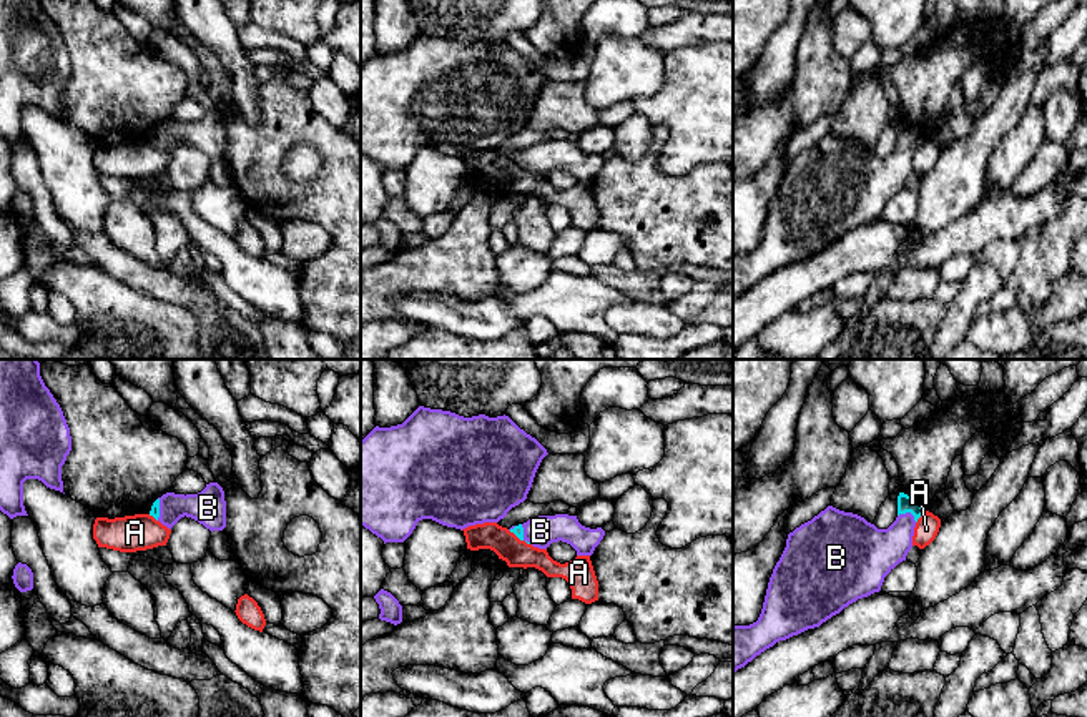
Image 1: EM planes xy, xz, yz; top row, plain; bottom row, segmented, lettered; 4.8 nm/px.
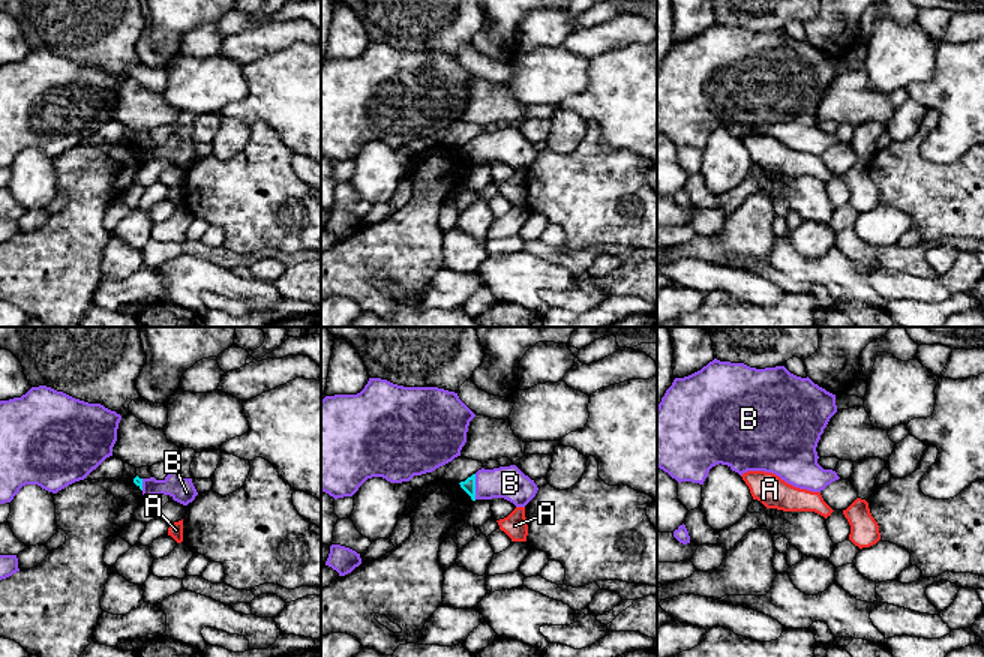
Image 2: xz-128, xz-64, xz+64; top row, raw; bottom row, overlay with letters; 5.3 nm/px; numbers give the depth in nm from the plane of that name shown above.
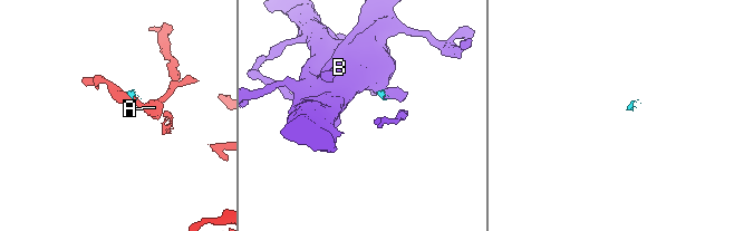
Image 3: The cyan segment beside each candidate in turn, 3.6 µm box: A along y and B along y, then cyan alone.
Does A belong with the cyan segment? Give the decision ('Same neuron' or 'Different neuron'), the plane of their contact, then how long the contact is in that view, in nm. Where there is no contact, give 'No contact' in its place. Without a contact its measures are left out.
Different neuron. Touches cyan in yz. Shared border 80 nm

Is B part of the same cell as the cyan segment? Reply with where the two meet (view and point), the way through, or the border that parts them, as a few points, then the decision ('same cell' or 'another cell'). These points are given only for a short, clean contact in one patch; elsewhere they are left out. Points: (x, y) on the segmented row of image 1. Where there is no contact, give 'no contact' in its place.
yz (908, 511) | across yz (905, 503), (908, 511), (906, 521), (875, 551) | same cell

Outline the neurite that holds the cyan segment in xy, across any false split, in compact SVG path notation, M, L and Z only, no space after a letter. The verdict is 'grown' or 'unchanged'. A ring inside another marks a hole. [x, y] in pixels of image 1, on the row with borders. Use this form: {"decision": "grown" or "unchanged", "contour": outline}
{"decision": "grown", "contour": "M209 482L198 494L166 492L153 502L150 516L168 529L186 516L211 532L223 531L226 527L224 491L218 482Z"}

